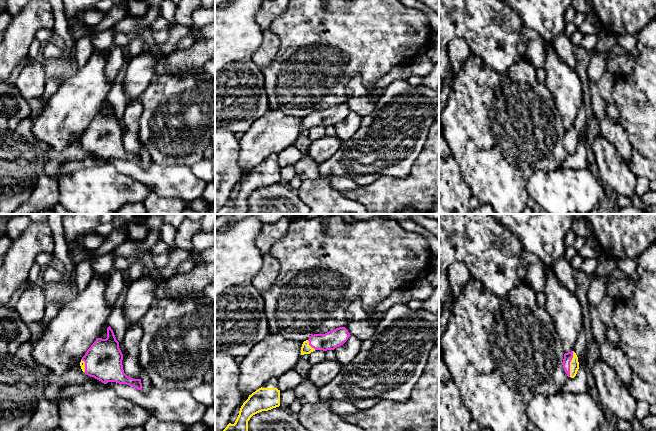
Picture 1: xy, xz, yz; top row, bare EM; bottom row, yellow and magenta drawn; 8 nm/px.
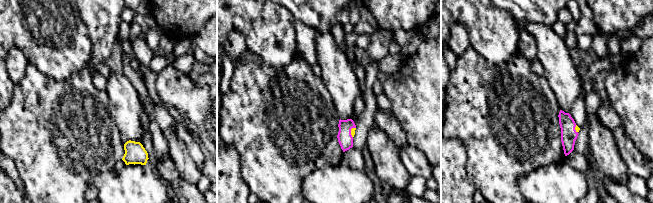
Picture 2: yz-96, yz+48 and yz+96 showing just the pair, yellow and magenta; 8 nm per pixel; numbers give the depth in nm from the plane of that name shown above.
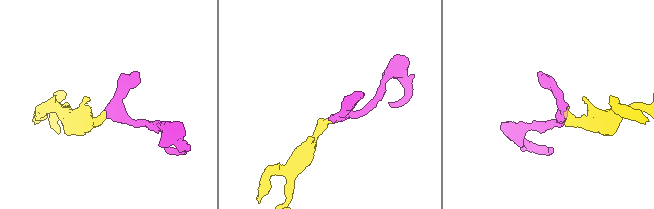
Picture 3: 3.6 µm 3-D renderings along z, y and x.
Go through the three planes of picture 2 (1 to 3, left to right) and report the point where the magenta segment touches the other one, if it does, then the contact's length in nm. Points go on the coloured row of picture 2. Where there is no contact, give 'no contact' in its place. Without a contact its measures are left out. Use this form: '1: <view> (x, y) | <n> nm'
1: no contact
2: yz+48 (351, 131) | 90 nm
3: yz+96 (575, 129) | 70 nm

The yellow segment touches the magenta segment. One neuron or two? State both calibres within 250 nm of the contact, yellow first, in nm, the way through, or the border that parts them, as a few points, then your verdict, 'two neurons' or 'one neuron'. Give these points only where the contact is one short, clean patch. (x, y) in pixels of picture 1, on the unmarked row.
80/70 nm | across yz (574, 140), (570, 140), (568, 132) | one neuron

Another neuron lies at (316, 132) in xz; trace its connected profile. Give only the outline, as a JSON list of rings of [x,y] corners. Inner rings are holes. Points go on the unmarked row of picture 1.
[[[315,126],[309,130],[309,138],[313,140],[317,140],[326,135],[326,129],[323,126]]]

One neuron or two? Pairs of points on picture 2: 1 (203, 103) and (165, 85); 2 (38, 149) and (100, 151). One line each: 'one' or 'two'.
1: one
2: one

